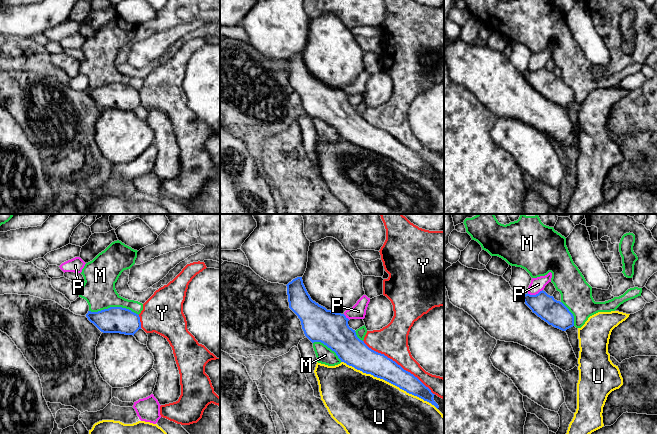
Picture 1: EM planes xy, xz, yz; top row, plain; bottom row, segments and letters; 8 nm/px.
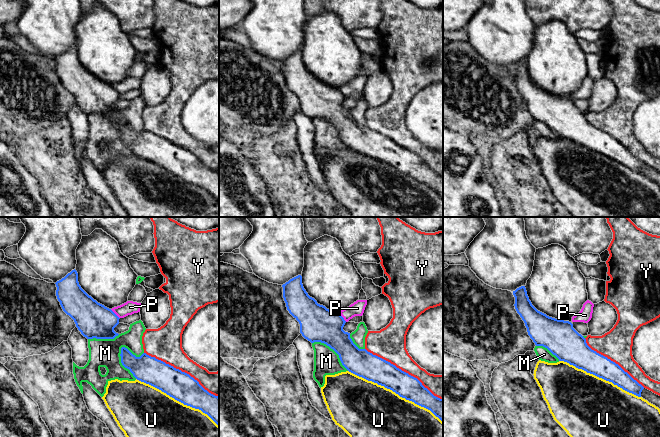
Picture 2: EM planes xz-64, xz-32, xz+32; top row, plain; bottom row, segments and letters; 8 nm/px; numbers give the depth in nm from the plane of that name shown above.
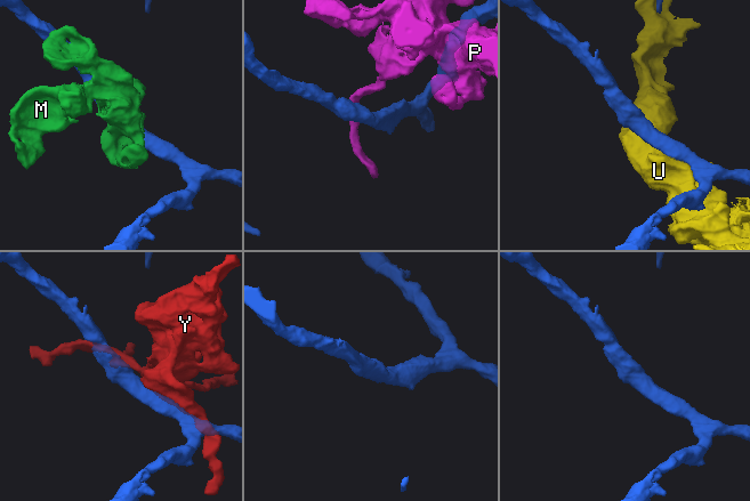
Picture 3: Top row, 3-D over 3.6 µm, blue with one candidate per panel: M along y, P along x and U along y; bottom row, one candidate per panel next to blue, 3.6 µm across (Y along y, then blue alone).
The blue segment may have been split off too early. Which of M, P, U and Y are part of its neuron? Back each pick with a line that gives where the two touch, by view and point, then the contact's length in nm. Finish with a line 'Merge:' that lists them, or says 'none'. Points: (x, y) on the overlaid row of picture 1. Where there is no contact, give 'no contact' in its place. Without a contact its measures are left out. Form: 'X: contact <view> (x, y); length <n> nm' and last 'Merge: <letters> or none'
Merge: none

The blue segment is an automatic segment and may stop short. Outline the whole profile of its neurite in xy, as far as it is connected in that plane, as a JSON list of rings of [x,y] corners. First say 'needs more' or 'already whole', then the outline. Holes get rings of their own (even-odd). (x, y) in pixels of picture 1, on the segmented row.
already whole | [[[110,307],[98,312],[88,311],[86,317],[103,333],[134,336],[141,329],[139,315],[122,307]]]

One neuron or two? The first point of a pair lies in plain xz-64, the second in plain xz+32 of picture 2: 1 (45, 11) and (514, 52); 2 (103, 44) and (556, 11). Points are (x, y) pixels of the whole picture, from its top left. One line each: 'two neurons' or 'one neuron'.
1: one neuron
2: two neurons

